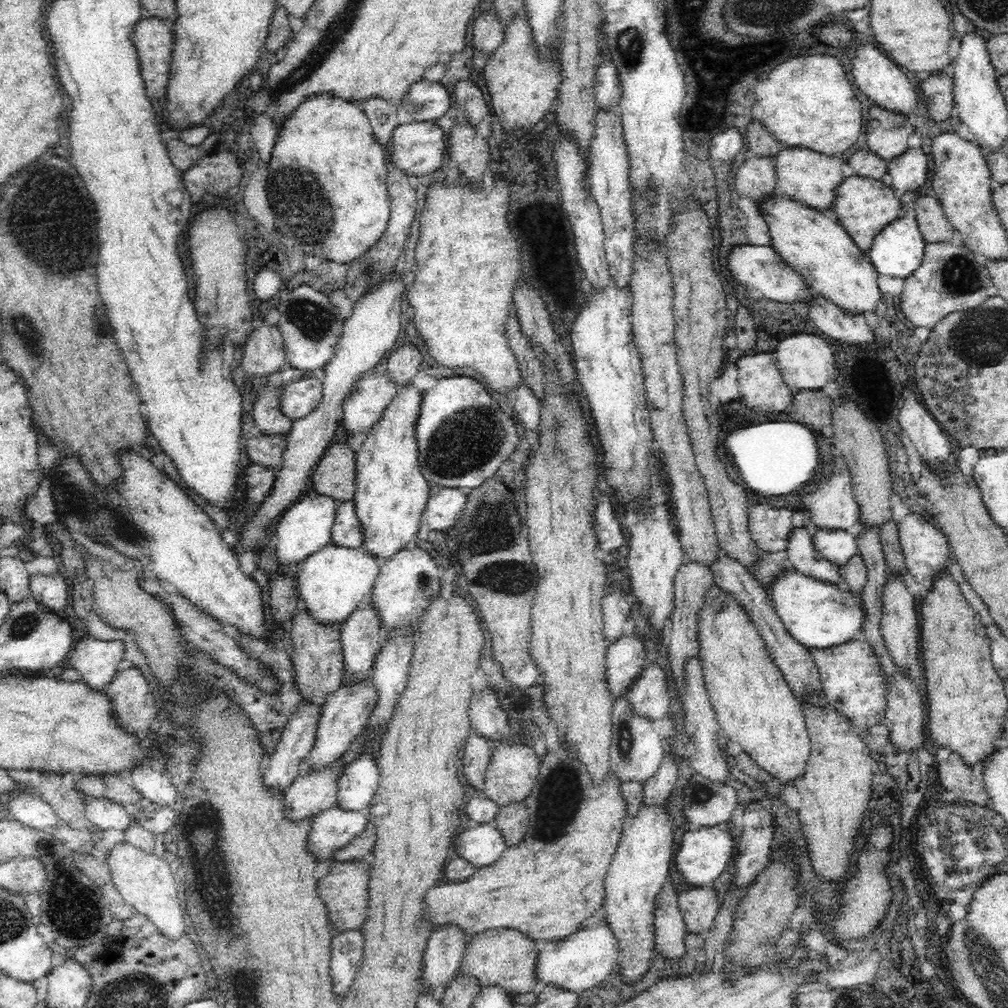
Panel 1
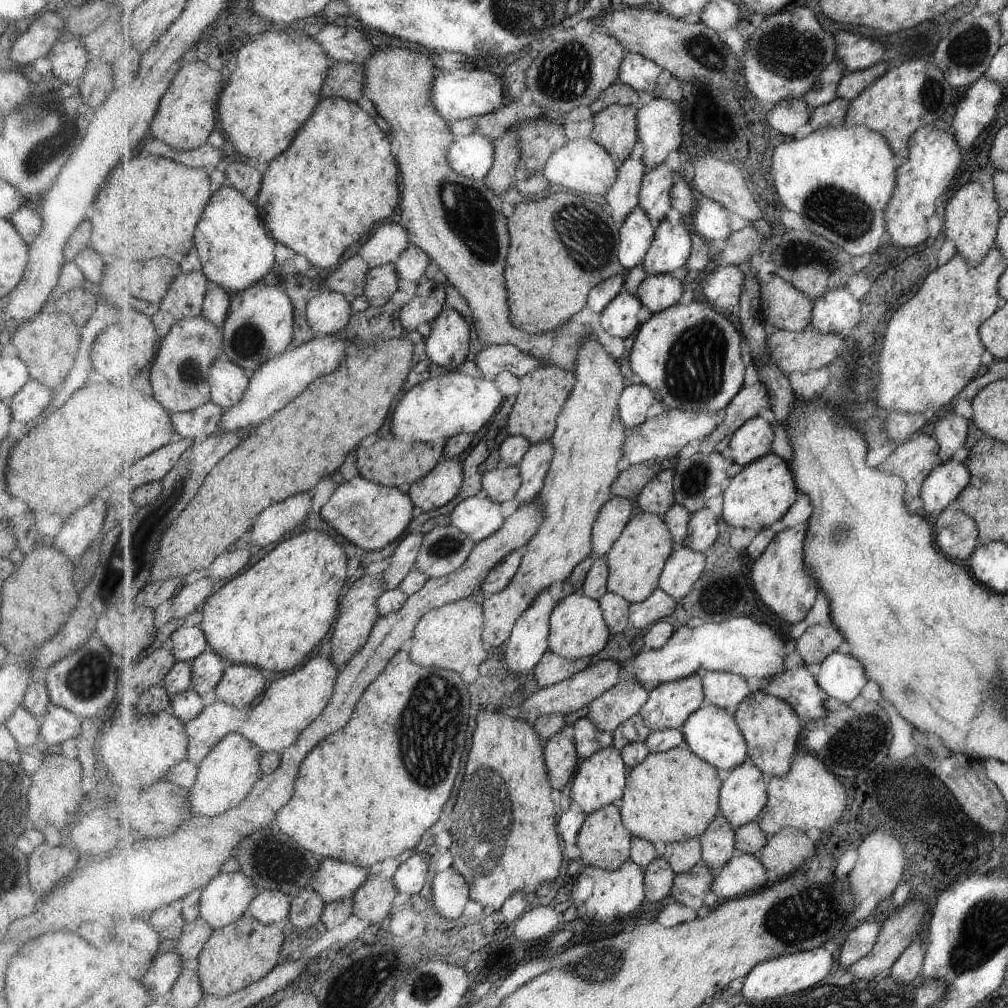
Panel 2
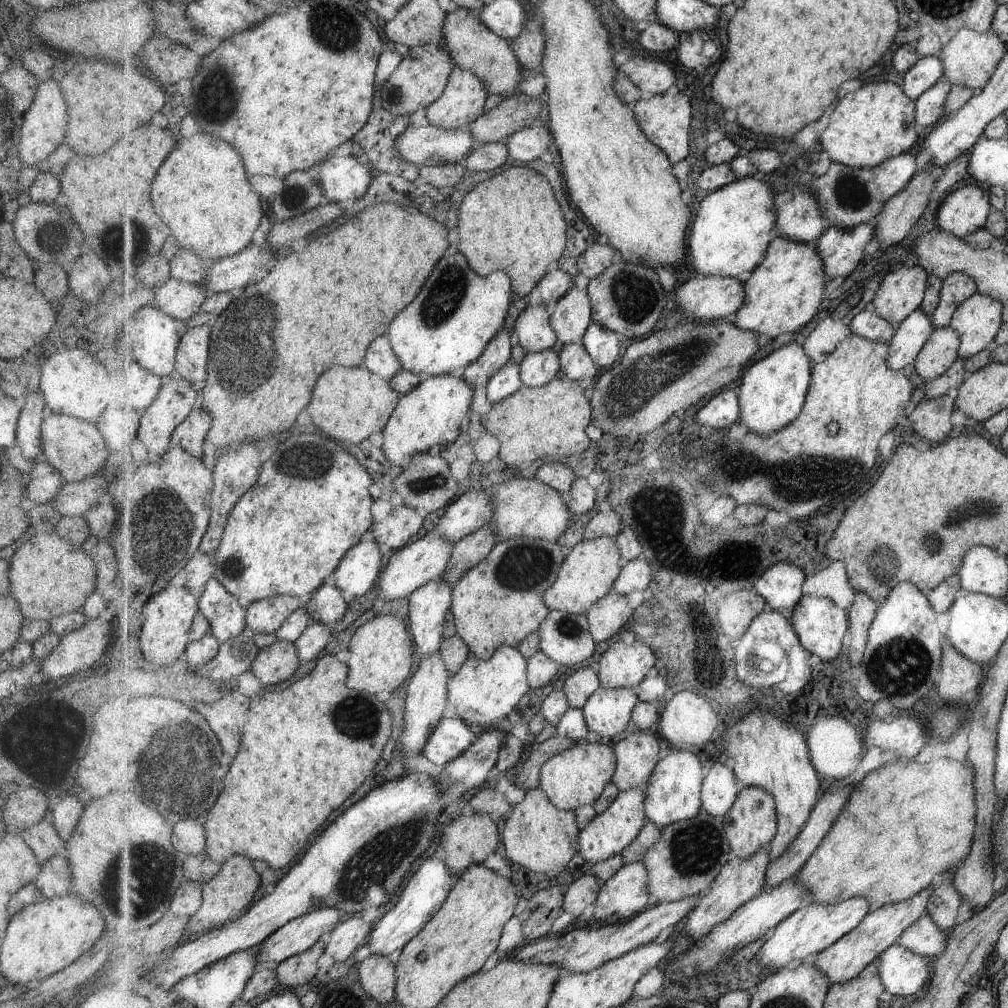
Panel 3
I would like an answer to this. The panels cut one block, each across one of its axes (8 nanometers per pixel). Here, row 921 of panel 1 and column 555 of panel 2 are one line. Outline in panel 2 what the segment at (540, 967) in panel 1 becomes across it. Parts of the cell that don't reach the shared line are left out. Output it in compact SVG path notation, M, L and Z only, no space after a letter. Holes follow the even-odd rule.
M545 590L517 619L514 631L506 642L505 661L515 674L527 674L538 666L550 650L550 618L559 601Z

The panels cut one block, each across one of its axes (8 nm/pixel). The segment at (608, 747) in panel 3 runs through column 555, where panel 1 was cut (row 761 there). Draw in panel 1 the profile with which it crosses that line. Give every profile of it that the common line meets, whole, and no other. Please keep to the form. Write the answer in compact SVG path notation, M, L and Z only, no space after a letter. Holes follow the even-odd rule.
M715 582L704 590L704 602L696 608L696 642L705 687L720 723L721 737L739 744L742 751L748 753L760 768L772 773L774 783L793 784L800 779L811 752L802 701L790 688L787 678L768 652L767 643L747 609Z

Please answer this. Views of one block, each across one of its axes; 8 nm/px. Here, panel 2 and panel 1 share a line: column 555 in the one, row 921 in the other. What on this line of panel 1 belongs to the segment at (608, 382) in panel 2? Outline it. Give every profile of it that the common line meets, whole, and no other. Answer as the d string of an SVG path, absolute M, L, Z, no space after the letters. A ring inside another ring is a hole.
M560 741L544 756L536 783L524 800L529 815L526 836L507 846L494 864L479 868L472 878L428 890L427 914L436 927L457 922L466 932L474 934L505 926L517 928L534 940L552 941L578 931L584 920L602 908L609 864L628 820L628 803L620 792L622 781L612 768L602 781L592 781L588 767L580 761L576 750L570 751L570 748L572 746Z

